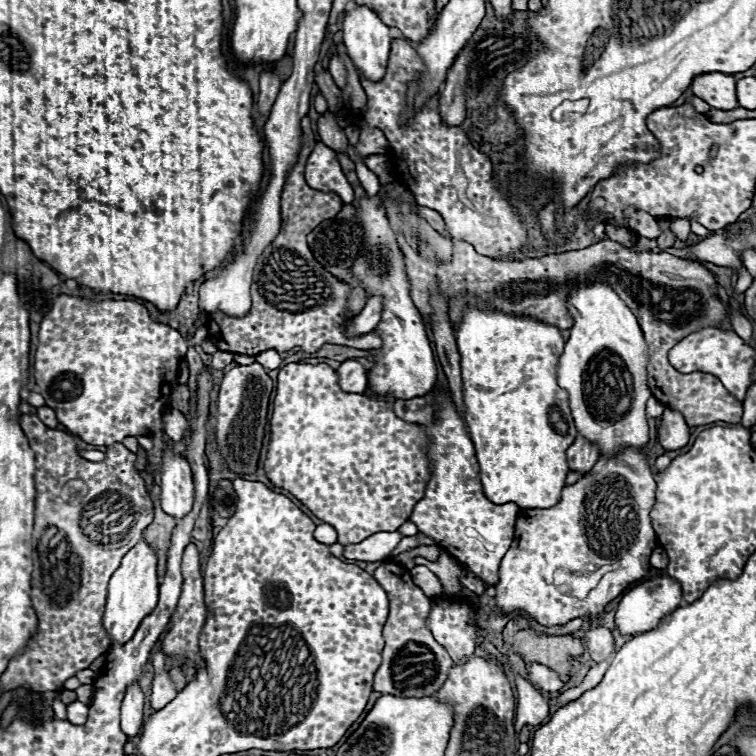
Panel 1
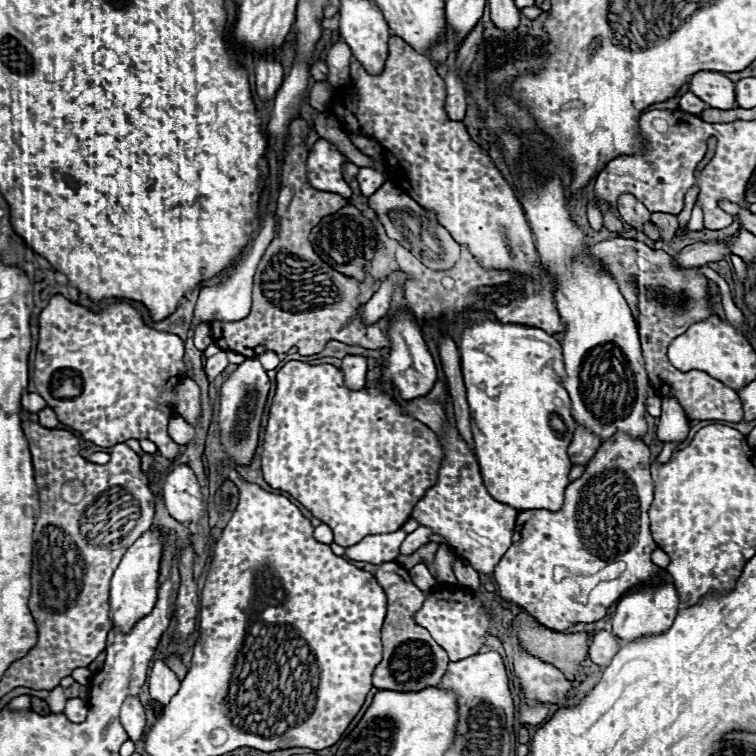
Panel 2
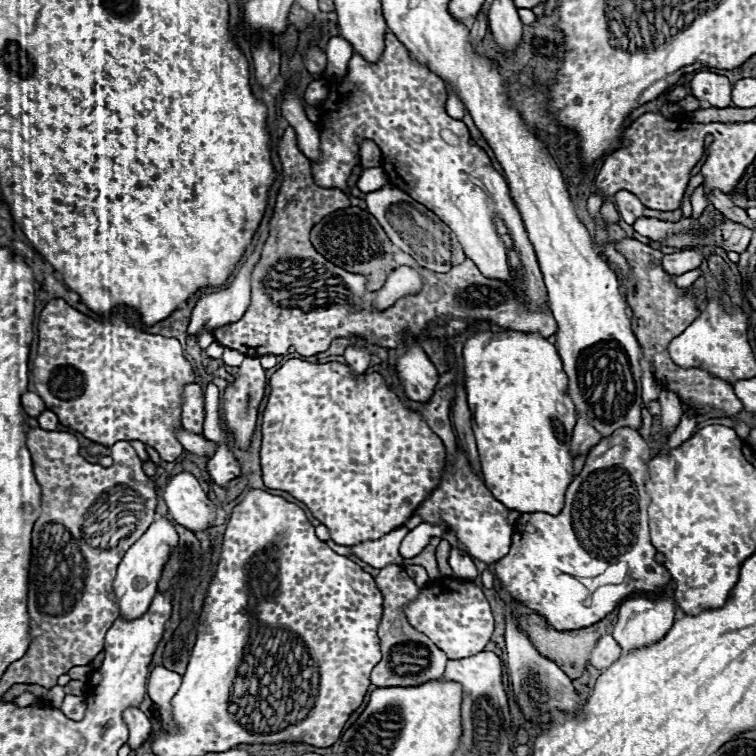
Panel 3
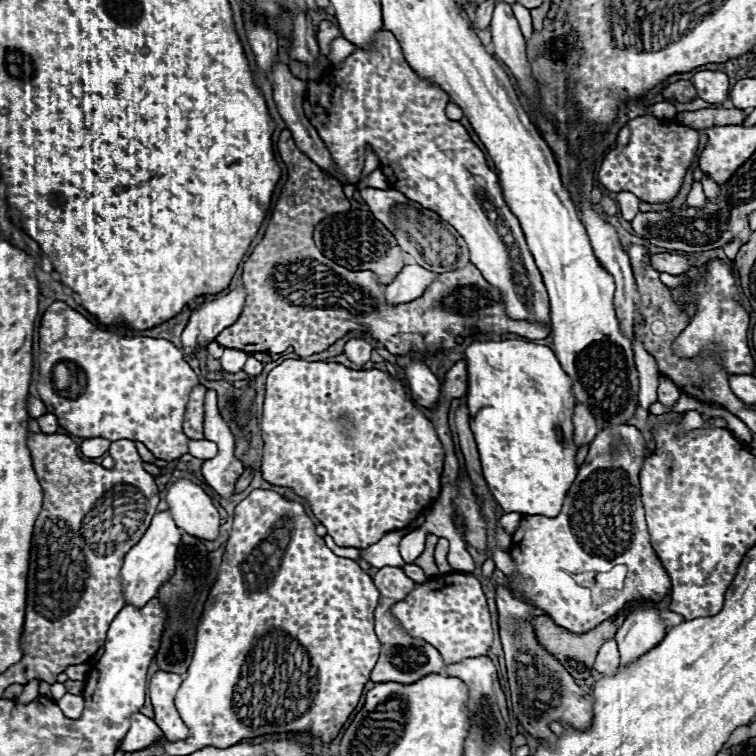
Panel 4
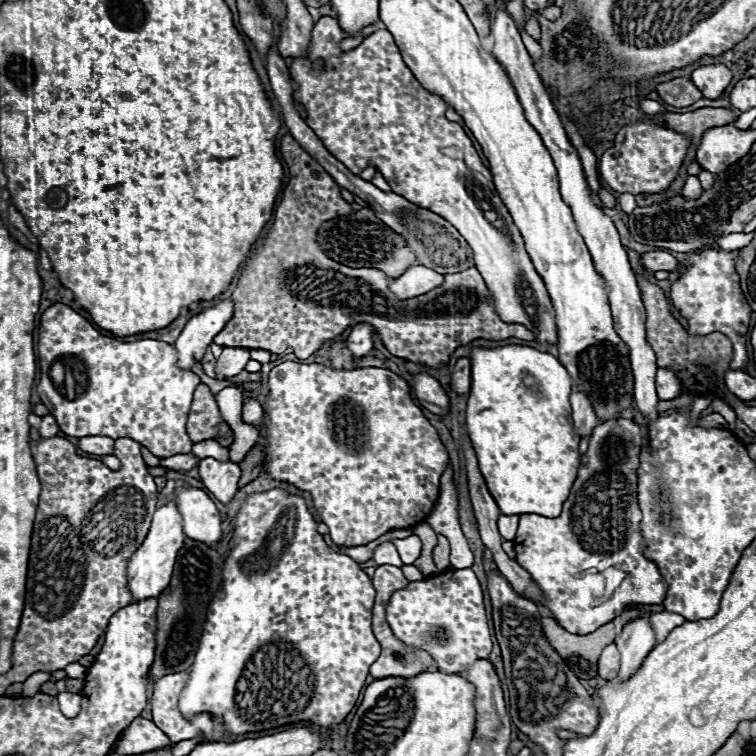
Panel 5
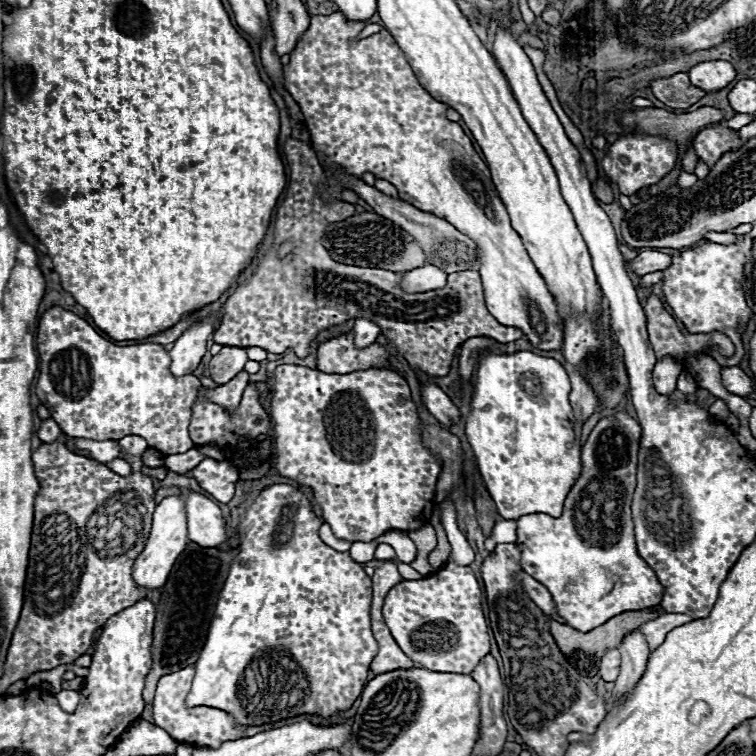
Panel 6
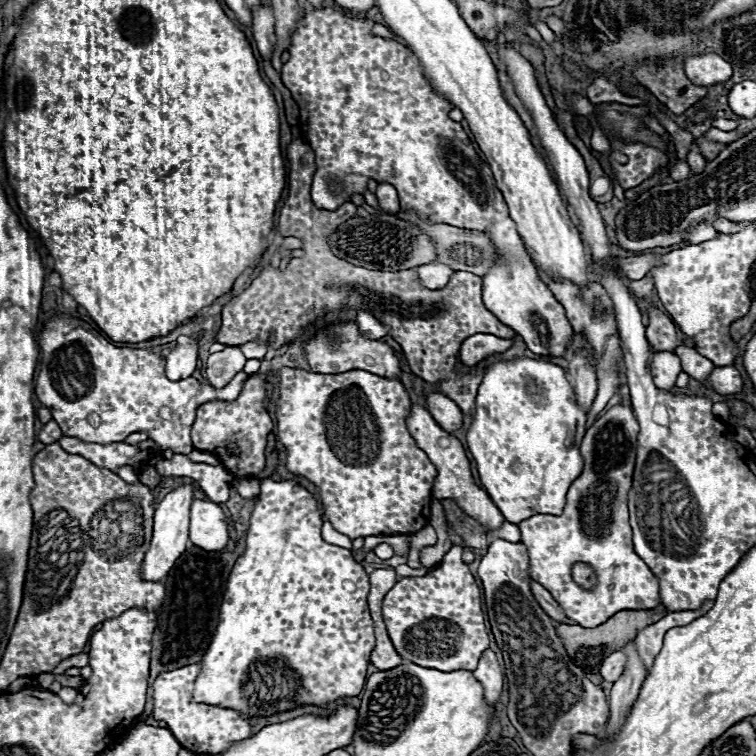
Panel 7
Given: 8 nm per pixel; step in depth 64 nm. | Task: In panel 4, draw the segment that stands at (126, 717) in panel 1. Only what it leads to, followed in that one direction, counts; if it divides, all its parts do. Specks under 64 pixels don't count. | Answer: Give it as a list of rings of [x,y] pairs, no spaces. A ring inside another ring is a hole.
[[[138,712],[130,720],[132,720],[130,730],[126,732],[126,736],[124,736],[118,750],[122,750],[122,752],[138,752],[138,750],[144,750],[144,748],[152,746],[154,742],[164,740],[162,730],[154,724],[154,720],[146,718],[144,714]]]

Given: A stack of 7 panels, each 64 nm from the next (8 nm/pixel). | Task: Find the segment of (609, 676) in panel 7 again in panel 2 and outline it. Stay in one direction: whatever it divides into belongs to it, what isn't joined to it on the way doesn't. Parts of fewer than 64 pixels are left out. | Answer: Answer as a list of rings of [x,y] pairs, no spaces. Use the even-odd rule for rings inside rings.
[[[600,630],[594,634],[594,640],[592,640],[592,646],[590,646],[590,660],[598,666],[608,666],[610,660],[616,656],[618,652],[618,642],[616,638],[612,636],[612,632],[606,632],[606,630]]]

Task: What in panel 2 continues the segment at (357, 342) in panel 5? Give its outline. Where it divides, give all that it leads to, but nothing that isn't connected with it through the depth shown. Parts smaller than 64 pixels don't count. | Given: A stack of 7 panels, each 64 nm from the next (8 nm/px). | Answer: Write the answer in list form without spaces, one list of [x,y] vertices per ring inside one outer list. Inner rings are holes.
[[[348,354],[342,358],[342,372],[344,372],[344,382],[352,390],[360,390],[366,384],[366,358],[358,354]]]

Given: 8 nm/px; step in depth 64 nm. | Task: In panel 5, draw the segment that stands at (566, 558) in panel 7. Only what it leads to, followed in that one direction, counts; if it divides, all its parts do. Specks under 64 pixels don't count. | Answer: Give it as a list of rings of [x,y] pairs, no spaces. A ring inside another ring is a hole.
[[[618,418],[598,424],[590,436],[578,478],[568,500],[564,502],[562,514],[558,518],[546,518],[540,514],[520,516],[518,534],[514,538],[516,560],[530,572],[532,580],[544,588],[544,594],[548,596],[546,608],[556,616],[560,626],[568,628],[568,632],[594,632],[600,624],[606,624],[624,612],[624,608],[660,604],[666,596],[668,586],[656,564],[642,556],[642,516],[636,502],[636,470],[640,464],[640,450],[642,430],[632,420]],[[622,420],[626,422],[626,428],[622,426]],[[590,568],[620,568],[626,572],[626,578],[622,586],[614,590],[612,598],[598,606],[586,608],[586,604],[580,606],[578,600],[564,600],[564,584],[556,584],[556,578],[564,578],[564,574],[574,576]]]

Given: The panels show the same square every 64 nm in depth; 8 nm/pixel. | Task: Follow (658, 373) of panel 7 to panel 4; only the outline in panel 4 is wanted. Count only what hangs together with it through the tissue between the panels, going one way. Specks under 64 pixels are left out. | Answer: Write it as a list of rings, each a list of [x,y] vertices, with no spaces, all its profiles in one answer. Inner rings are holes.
[[[660,376],[660,384],[658,384],[658,400],[662,402],[662,404],[666,404],[666,406],[672,406],[678,398],[680,398],[680,390],[678,390],[678,386],[670,380],[670,378],[666,378],[666,376]]]

